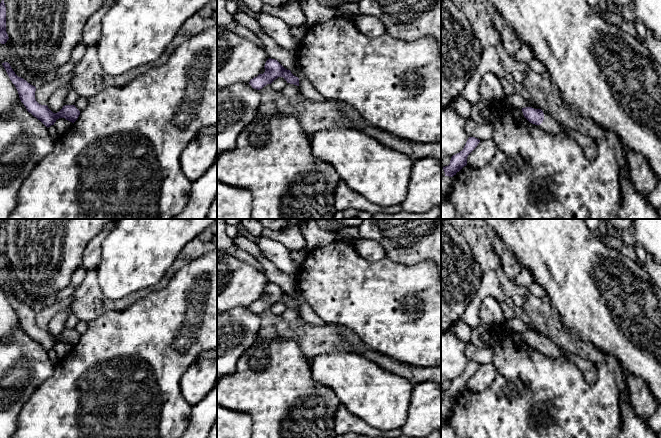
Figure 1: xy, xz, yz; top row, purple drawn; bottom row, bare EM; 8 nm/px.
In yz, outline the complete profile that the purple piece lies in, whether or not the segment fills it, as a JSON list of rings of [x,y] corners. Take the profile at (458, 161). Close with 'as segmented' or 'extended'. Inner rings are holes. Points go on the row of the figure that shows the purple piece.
[[[469,137],[463,150],[453,155],[448,166],[443,167],[445,176],[453,177],[464,166],[467,165],[468,155],[477,147],[480,140],[475,137]]]; as segmented

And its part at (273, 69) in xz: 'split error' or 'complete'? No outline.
complete

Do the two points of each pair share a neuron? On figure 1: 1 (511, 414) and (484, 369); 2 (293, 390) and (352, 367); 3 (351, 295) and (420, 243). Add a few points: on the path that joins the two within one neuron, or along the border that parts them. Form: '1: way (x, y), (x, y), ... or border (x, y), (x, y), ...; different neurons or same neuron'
1: border (492, 363), (495, 380), (476, 393); different neurons
2: border (309, 362), (311, 376), (327, 385), (336, 395); different neurons
3: border (386, 257), (404, 264), (417, 264), (420, 261); different neurons

